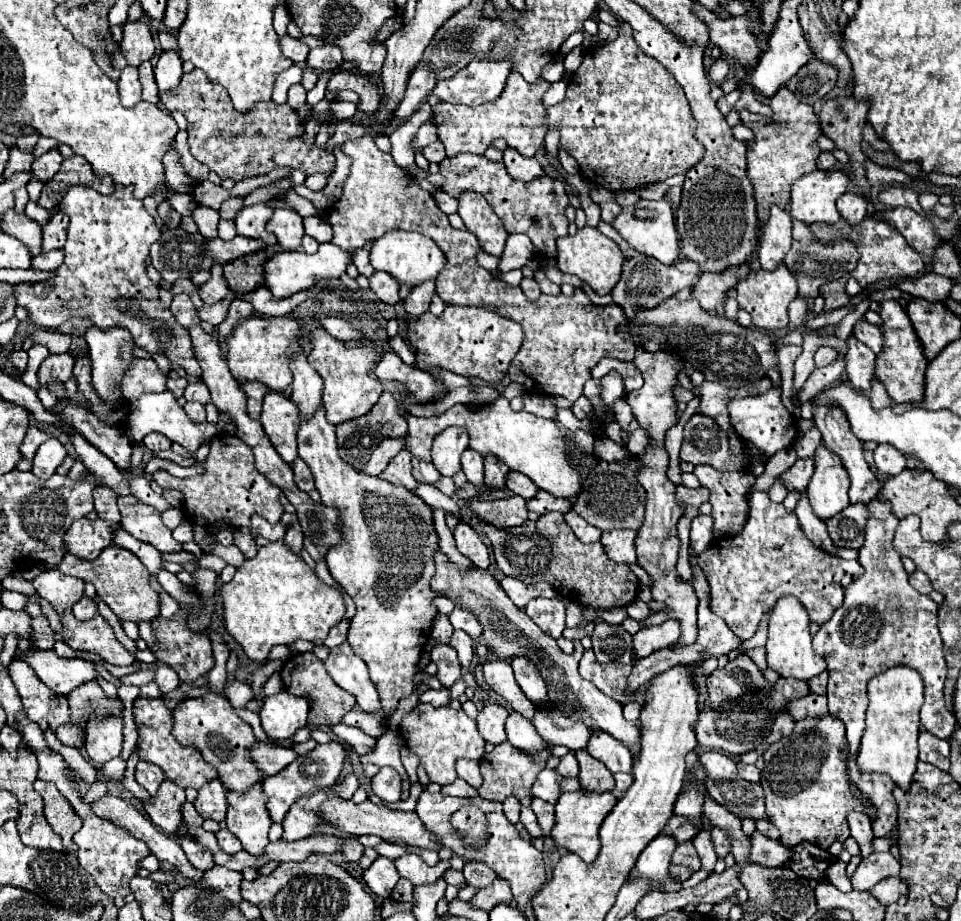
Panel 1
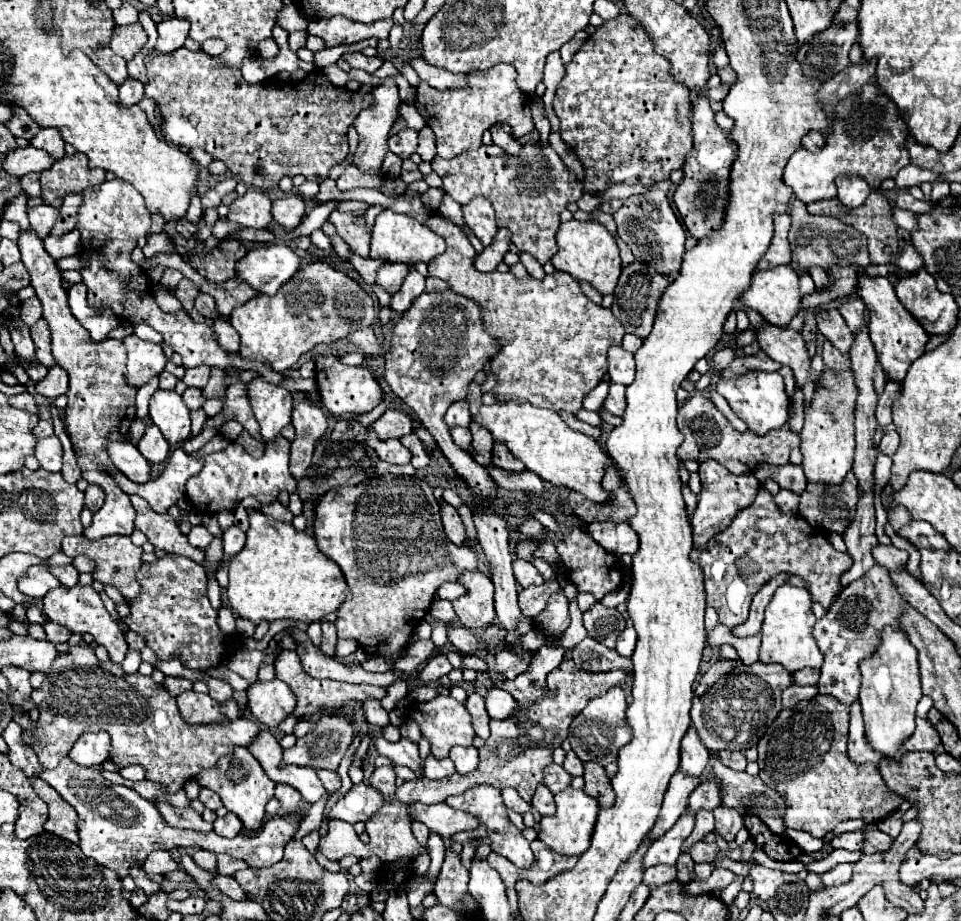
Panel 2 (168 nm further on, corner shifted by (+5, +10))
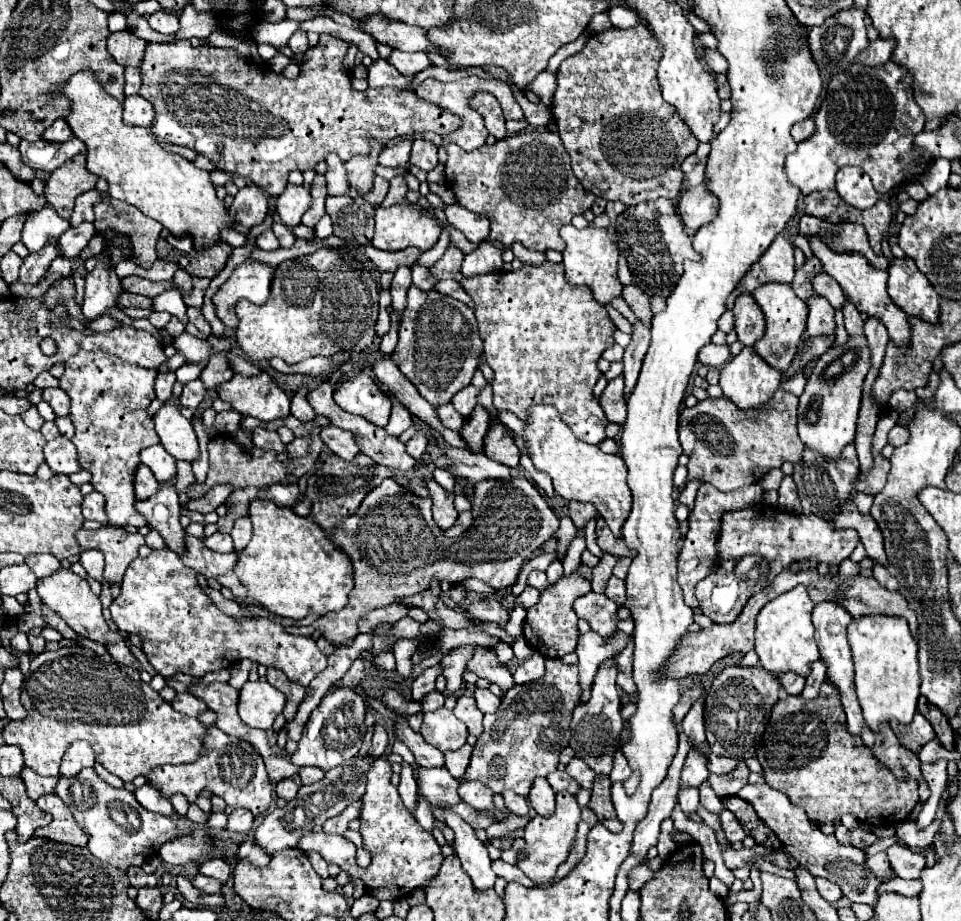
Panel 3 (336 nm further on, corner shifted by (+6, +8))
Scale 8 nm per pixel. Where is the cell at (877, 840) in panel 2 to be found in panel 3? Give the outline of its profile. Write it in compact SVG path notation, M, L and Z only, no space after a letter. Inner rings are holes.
M899 844L889 846L885 852L887 852L887 856L889 856L891 868L895 870L895 874L897 874L899 878L907 878L907 880L919 878L921 870L923 870L923 866L925 866L925 856L923 856L923 854L911 852L909 848L903 848L903 846L899 846Z

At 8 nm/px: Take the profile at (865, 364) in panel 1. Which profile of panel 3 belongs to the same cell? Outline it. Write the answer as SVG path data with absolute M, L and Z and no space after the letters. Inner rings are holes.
M813 296L809 302L809 320L807 334L809 336L831 336L835 334L835 310L823 296Z

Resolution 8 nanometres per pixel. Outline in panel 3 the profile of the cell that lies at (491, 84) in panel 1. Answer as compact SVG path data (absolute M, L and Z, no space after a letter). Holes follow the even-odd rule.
M393 50L389 56L389 64L393 64L403 76L415 76L427 68L431 68L431 60L427 58L425 52L401 52L401 50Z

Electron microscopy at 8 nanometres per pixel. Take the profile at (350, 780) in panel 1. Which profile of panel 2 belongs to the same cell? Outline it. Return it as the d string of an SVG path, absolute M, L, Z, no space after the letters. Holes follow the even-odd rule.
M316 770L316 774L318 774L318 778L322 780L322 784L324 784L324 788L326 788L328 792L336 792L336 790L340 788L340 776L338 776L336 772Z

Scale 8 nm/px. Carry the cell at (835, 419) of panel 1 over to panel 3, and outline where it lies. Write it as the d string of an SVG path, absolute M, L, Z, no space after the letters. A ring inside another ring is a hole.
M741 294L733 306L735 332L745 346L753 346L765 334L765 316L751 294Z

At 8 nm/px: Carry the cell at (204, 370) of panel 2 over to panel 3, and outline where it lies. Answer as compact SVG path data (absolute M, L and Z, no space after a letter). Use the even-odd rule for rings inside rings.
M219 354L219 356L209 358L209 362L207 362L207 366L205 366L205 370L201 372L199 378L205 382L205 386L209 390L215 390L219 384L227 382L231 376L233 376L233 372L231 372L229 362L225 360L225 356Z

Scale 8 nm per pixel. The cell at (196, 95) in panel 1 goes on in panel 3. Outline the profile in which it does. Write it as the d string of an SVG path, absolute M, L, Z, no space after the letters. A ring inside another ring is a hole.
M321 34L319 44L305 52L301 74L295 80L275 74L267 64L259 64L251 58L239 56L235 50L221 48L193 48L189 40L179 40L171 44L149 42L145 58L141 64L143 86L139 94L149 100L155 108L153 134L159 142L179 144L207 156L217 164L219 170L239 174L251 184L265 190L269 196L279 196L287 186L287 176L291 170L305 172L315 168L317 162L325 160L329 154L337 154L343 162L357 154L369 154L369 144L365 132L371 132L379 142L387 144L391 138L419 134L431 130L445 136L459 126L457 116L437 108L435 104L425 104L415 92L399 88L379 88L357 92L351 82L347 82L347 72L343 72L341 62L349 50L349 44L337 36Z

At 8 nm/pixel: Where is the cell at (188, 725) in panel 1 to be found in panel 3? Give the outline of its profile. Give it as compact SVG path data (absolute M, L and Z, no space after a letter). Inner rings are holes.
M177 694L175 700L171 702L171 706L173 706L177 712L187 714L187 716L199 716L201 712L207 710L207 704L205 704L201 698L193 696L193 694Z

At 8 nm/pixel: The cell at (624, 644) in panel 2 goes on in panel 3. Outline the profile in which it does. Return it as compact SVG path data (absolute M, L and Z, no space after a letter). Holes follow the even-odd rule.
M617 630L611 638L601 638L597 632L587 632L579 636L577 642L577 656L579 656L579 680L583 688L581 702L585 702L591 694L591 682L597 674L597 668L601 662L609 660L609 656L617 656L621 648L629 644L629 634Z

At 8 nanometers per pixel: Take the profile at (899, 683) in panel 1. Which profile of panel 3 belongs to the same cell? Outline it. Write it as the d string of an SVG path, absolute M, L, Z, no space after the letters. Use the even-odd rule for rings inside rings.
M865 616L849 624L847 638L855 662L855 688L863 718L873 732L879 732L883 722L897 720L899 724L911 724L917 712L919 698L919 664L917 642L913 640L907 620L891 616Z

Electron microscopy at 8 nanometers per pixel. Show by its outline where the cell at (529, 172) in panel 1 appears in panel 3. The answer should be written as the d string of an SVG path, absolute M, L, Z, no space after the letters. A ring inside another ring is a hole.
M477 92L471 106L483 114L483 120L485 120L485 128L489 130L489 134L493 134L497 140L503 140L507 138L507 130L505 130L505 118L503 118L503 112L501 112L501 106L499 102L487 94L487 92Z

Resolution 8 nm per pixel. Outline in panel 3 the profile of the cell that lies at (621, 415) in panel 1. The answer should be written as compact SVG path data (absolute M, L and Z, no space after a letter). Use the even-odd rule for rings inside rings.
M621 376L607 384L607 388L601 394L599 404L605 410L605 416L607 416L609 422L625 424L625 414L627 414L627 408L625 408L625 382L623 382Z

